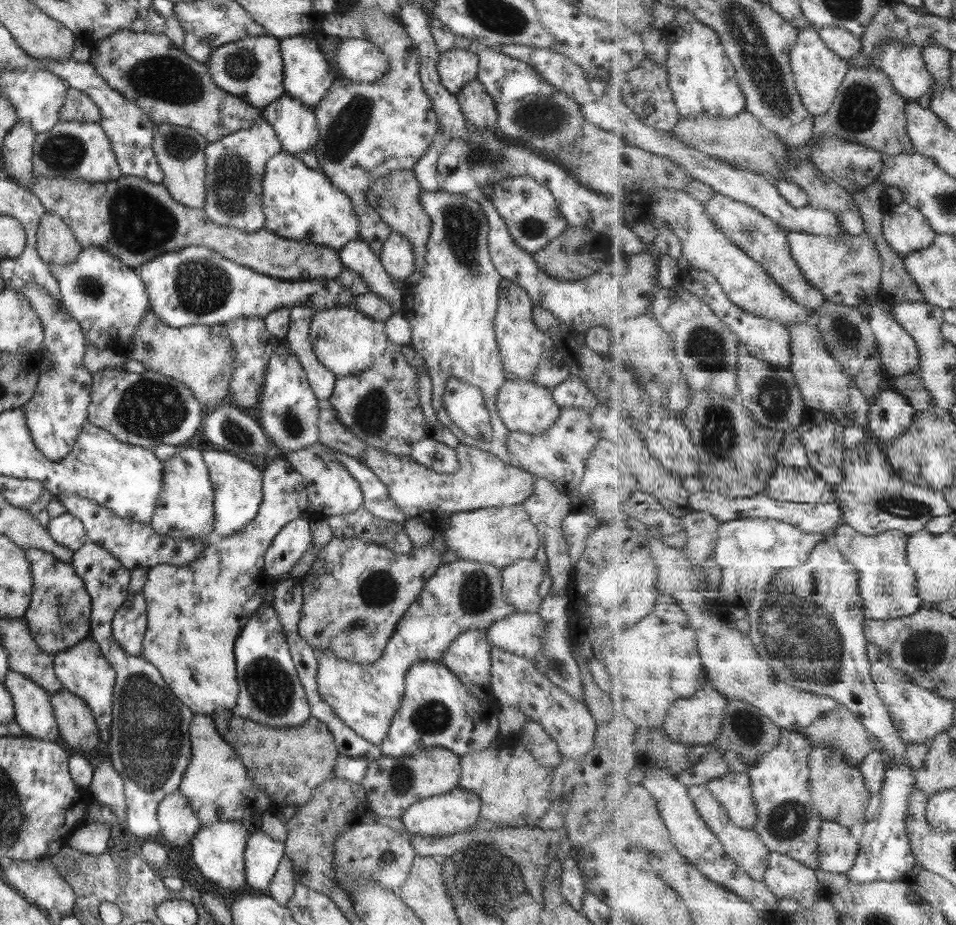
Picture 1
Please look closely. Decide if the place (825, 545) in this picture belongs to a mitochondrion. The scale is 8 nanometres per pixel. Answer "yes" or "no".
no

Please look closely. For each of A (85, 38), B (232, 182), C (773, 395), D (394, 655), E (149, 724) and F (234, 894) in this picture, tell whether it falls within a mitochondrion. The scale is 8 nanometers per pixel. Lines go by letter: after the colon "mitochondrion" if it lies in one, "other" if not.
A: other
B: mitochondrion
C: mitochondrion
D: other
E: mitochondrion
F: other

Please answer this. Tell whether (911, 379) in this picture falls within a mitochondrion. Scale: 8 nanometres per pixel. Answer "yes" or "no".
no

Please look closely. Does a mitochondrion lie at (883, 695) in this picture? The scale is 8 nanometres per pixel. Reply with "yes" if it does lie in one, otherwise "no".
no

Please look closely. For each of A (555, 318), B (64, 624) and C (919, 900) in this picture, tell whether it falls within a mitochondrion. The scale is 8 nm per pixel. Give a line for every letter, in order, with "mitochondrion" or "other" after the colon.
A: other
B: mitochondrion
C: other

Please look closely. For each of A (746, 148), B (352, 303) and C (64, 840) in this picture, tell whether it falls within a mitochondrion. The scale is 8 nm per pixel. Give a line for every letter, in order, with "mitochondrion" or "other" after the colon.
A: other
B: other
C: other

